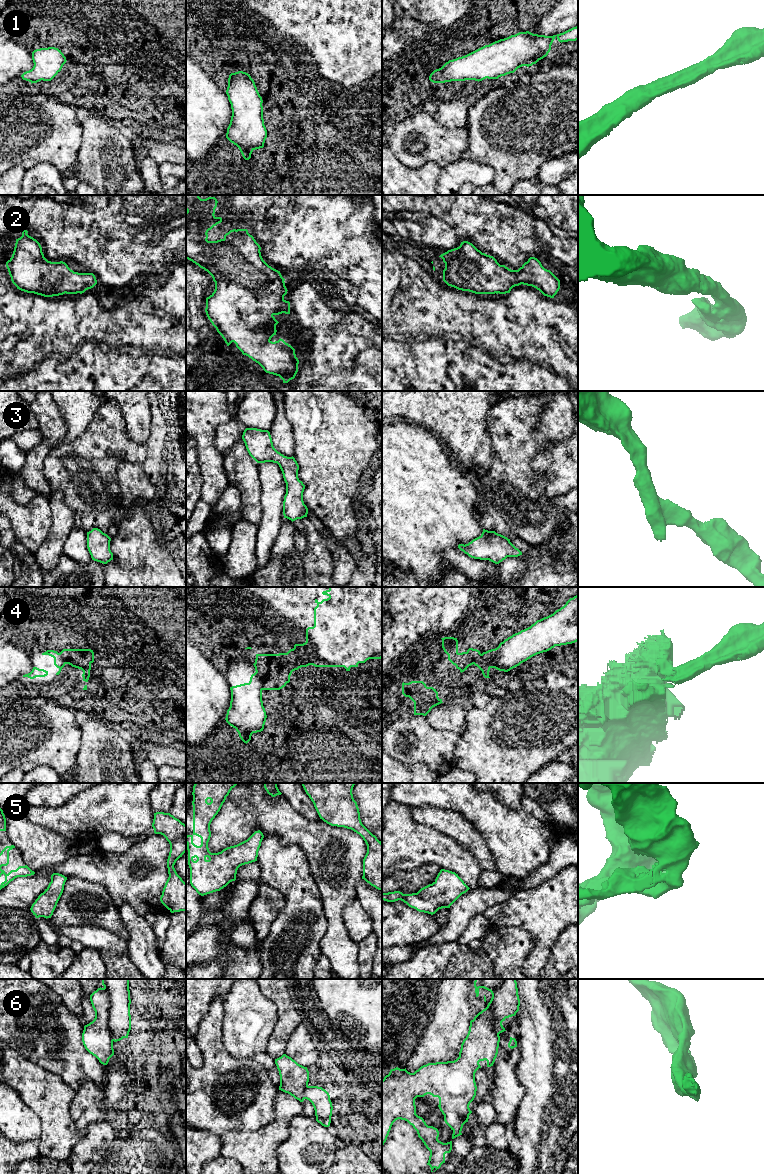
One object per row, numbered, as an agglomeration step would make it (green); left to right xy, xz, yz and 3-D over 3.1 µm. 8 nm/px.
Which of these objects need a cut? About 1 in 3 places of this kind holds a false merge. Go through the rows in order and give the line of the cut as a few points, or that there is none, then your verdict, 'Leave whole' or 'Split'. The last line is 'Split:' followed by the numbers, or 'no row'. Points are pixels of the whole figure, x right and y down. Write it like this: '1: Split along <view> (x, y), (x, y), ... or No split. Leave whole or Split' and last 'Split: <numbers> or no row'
1: No split. Leave whole
2: No split. Leave whole
3: No split. Leave whole
4: Split along xz (255, 672), (260, 680), (260, 687), (262, 689). Split
5: No split. Leave whole
6: Split along xy (104, 987), (110, 999), (108, 1029), (113, 1040). Split
Split: 4, 6

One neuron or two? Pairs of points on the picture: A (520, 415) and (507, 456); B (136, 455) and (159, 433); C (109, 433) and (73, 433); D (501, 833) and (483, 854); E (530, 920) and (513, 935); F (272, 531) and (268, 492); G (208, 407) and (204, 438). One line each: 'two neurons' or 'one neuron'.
A: one neuron
B: two neurons
C: two neurons
D: two neurons
E: two neurons
F: one neuron
G: one neuron

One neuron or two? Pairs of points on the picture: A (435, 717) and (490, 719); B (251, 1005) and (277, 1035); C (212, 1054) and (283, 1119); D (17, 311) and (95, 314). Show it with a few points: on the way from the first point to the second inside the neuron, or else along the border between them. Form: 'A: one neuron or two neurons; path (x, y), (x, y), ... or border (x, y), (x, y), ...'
A: two neurons; border (468, 710), (466, 713), (465, 731), (458, 740)
B: two neurons; border (277, 1006), (277, 1023), (269, 1038), (267, 1052)
C: two neurons; border (279, 1090), (274, 1102), (274, 1118), (259, 1129)
D: two neurons; border (28, 293), (28, 323), (19, 333)

